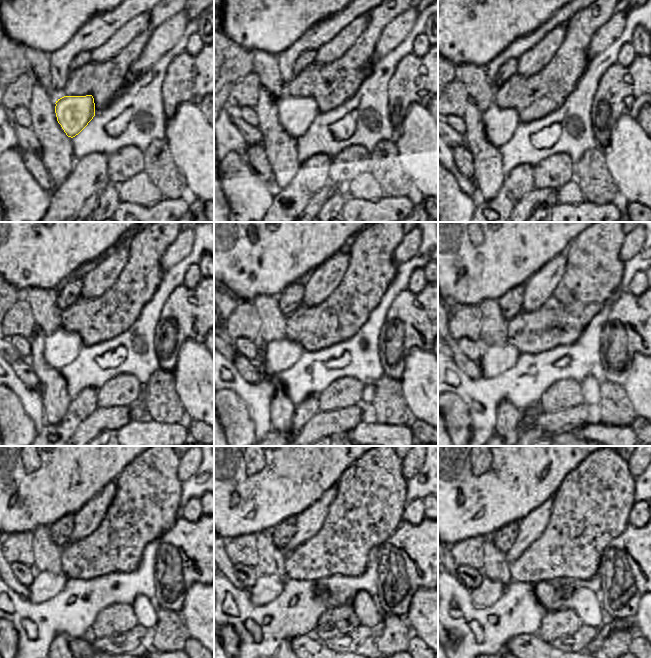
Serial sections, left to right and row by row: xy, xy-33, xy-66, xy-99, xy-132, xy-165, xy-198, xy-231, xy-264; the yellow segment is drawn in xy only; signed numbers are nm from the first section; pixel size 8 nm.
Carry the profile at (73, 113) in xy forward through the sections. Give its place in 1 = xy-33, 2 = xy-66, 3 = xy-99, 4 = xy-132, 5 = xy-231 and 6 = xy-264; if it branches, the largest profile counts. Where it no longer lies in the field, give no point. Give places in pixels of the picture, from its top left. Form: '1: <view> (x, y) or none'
1: xy-33 (297, 115)
2: xy-66 (521, 110)
3: xy-99 (63, 348)
4: xy-132 (280, 355)
5: xy-231 (268, 588)
6: xy-264 (491, 591)

